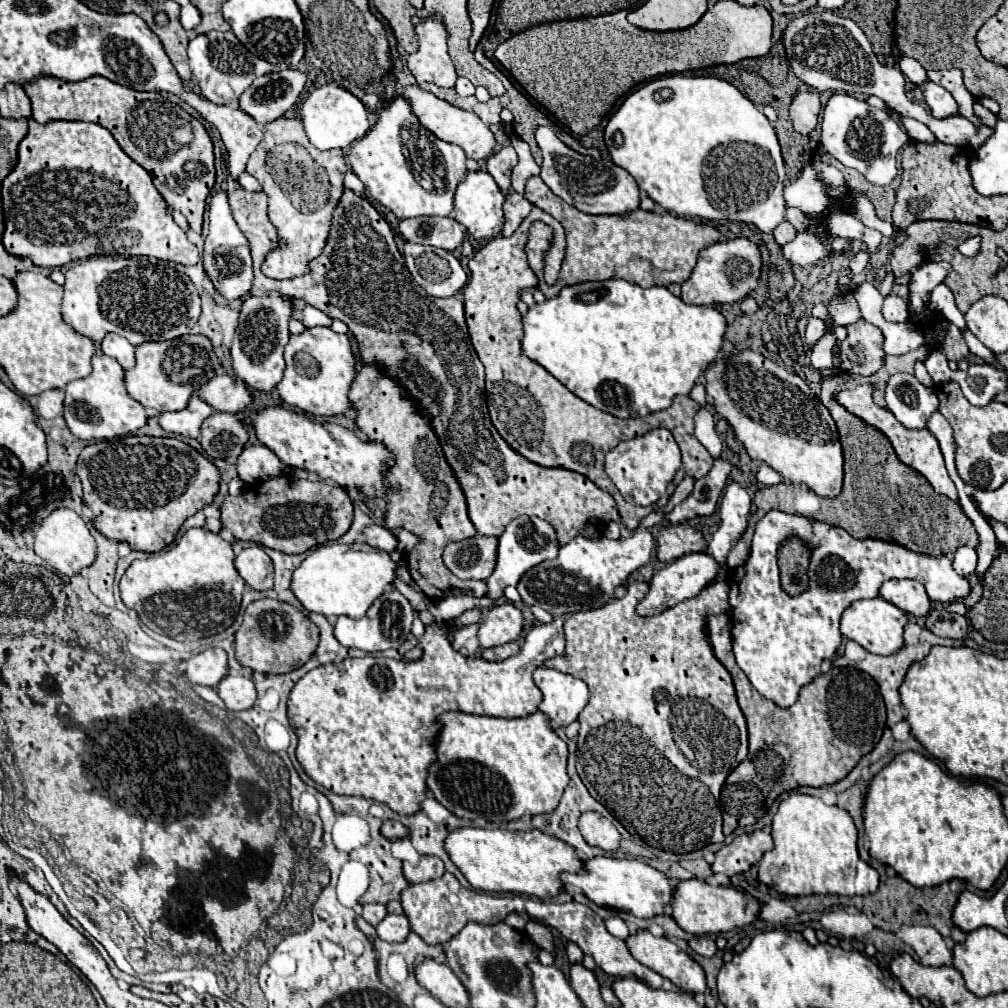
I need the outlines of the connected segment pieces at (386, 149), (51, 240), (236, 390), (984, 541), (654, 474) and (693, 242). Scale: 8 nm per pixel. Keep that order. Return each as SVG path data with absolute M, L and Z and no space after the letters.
M402 95L382 103L376 125L352 143L348 161L370 195L398 219L420 215L448 217L454 209L454 191L466 175L466 153L422 127Z
M28 119L28 133L18 145L18 163L12 169L12 173L2 181L2 209L4 209L4 249L20 259L30 259L38 267L62 267L70 261L76 259L86 259L92 255L122 255L122 257L156 257L162 261L172 261L172 263L182 263L182 265L196 265L198 263L198 249L194 243L188 241L186 233L174 223L172 215L168 213L168 203L164 197L158 193L158 189L152 183L150 173L138 165L134 159L130 159L114 135L98 125L98 123L88 123L88 121L48 121L48 123L38 123L36 119Z
M226 373L216 375L198 391L198 395L216 411L226 411L226 413L238 413L246 411L254 397L250 395L248 387L244 381L232 379Z
M966 487L966 491L960 493L960 505L962 505L964 513L966 513L968 519L974 523L974 527L976 527L976 531L978 531L978 535L980 535L976 575L978 575L978 581L982 583L986 569L990 567L992 559L998 555L998 541L996 541L996 535L994 535L990 523L988 523L988 521L978 513L976 505L972 503L972 499L970 499L970 489L968 489L968 487Z
M656 427L640 437L618 443L606 453L606 473L618 491L634 505L652 505L664 493L668 483L674 479L678 467L682 465L680 447L674 441L672 433L664 427Z
M536 175L526 183L524 197L556 217L566 229L566 259L562 263L560 277L554 285L546 285L544 281L544 255L552 243L552 229L546 223L536 221L529 230L528 242L525 246L530 268L538 275L538 289L546 297L556 297L562 287L578 285L586 281L606 281L606 279L624 279L642 287L654 285L672 285L684 283L696 263L696 257L702 249L712 243L722 241L722 233L706 223L696 223L686 217L678 217L672 213L652 213L644 209L636 209L626 215L588 215L578 211L570 203L564 203L558 195L550 191L550 187Z

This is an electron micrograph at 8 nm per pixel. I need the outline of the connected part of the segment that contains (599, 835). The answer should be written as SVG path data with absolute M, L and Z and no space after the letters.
M594 811L582 813L578 827L588 845L600 847L604 851L616 851L620 845L618 829L614 827L614 823L610 819L606 819L600 813L594 813Z

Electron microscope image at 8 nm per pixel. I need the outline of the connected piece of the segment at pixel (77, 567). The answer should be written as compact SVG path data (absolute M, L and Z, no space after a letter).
M62 507L62 509L52 511L52 515L48 515L48 519L44 519L44 523L40 525L40 531L36 533L36 541L34 541L34 551L60 575L72 577L72 575L82 573L94 563L96 539L92 537L90 529L86 527L86 523L76 511Z

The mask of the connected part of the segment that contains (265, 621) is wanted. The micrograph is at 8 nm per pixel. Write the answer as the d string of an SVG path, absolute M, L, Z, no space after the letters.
M258 599L246 607L244 621L236 631L236 657L244 667L260 673L290 673L302 667L316 651L320 629L292 603Z

